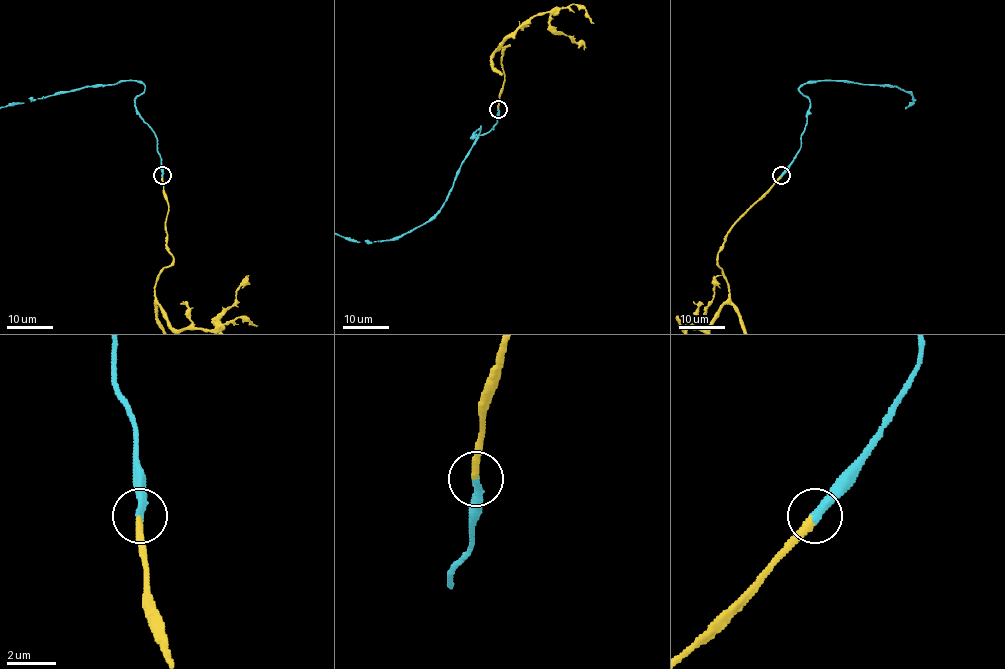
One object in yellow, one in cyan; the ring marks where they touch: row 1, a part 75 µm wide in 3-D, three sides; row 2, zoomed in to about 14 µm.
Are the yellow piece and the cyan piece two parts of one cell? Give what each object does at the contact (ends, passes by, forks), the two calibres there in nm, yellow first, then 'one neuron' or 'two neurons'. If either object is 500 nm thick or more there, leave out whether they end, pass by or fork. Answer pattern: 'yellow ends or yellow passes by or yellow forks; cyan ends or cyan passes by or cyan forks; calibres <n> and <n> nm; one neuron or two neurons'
yellow ends; cyan ends; calibres 280 and 360 nm; one neuron

